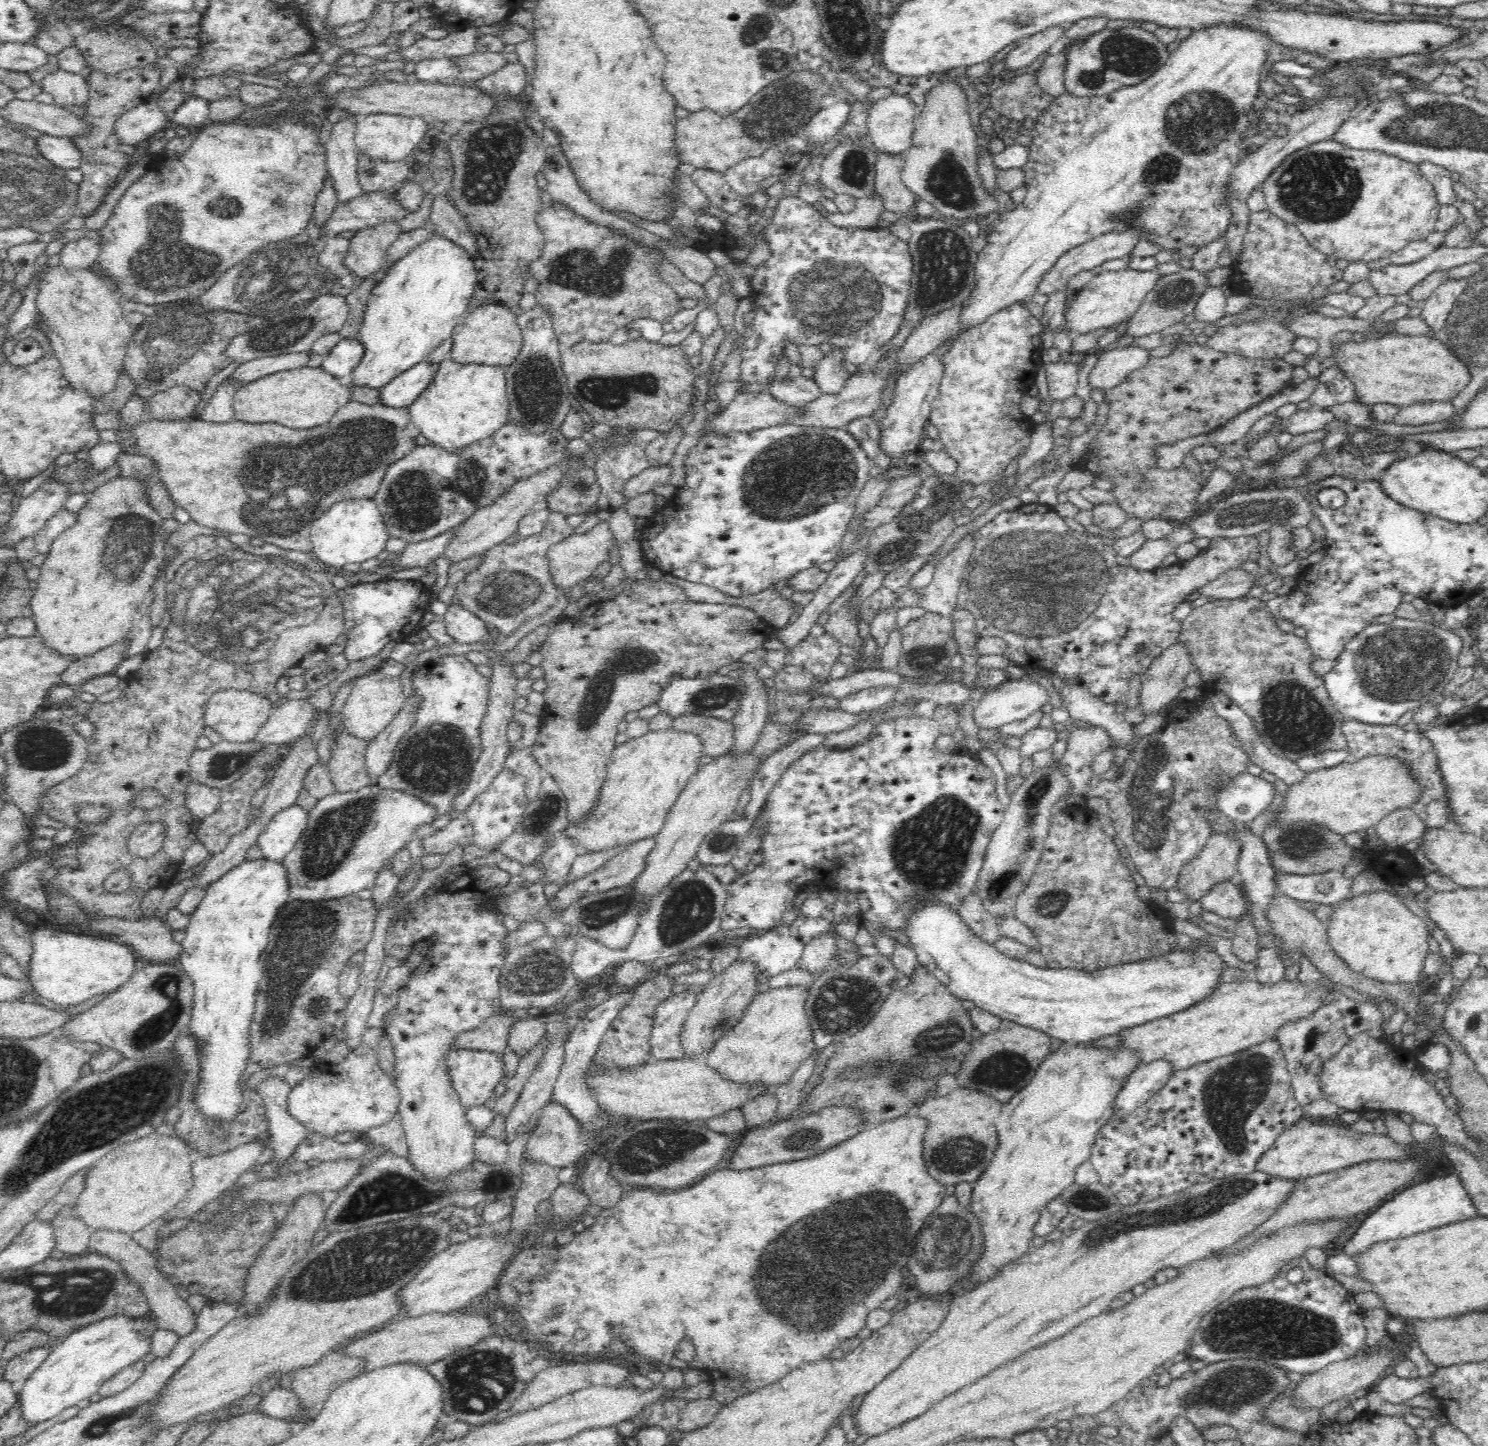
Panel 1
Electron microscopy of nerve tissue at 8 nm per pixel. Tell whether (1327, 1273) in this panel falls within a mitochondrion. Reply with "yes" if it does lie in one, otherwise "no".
no

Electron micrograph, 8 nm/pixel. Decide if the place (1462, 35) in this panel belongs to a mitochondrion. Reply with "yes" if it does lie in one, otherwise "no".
no

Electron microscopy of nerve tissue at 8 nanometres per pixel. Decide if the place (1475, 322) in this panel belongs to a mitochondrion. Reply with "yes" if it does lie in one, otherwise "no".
yes

